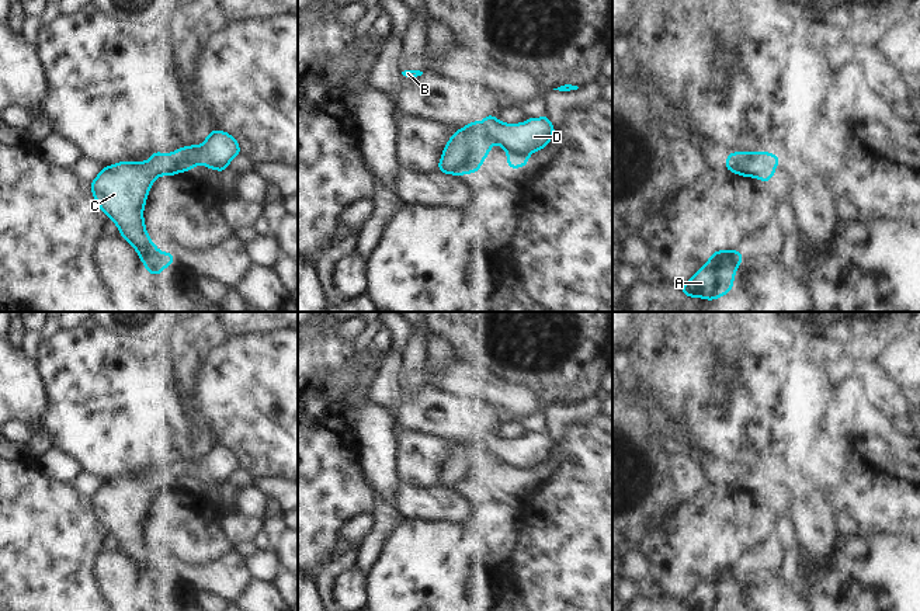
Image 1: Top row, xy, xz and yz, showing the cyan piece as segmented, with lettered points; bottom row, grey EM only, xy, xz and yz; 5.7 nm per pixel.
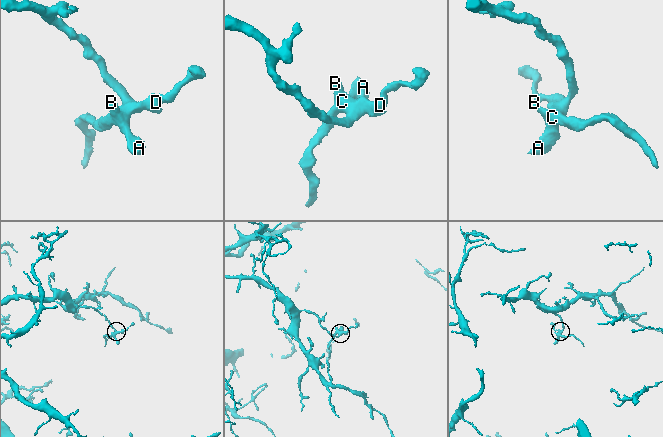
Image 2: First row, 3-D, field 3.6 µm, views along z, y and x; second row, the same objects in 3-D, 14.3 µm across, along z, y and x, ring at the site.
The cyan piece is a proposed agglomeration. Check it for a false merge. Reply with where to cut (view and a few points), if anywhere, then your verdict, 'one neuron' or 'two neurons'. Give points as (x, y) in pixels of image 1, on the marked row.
no cut; one neuron

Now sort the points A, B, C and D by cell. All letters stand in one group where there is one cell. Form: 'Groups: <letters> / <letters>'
Groups: A B C D

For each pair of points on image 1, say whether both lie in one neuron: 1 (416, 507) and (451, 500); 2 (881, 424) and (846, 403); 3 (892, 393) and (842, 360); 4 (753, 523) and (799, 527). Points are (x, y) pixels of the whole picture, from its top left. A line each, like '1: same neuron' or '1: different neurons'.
1: same neuron
2: same neuron
3: same neuron
4: different neurons

